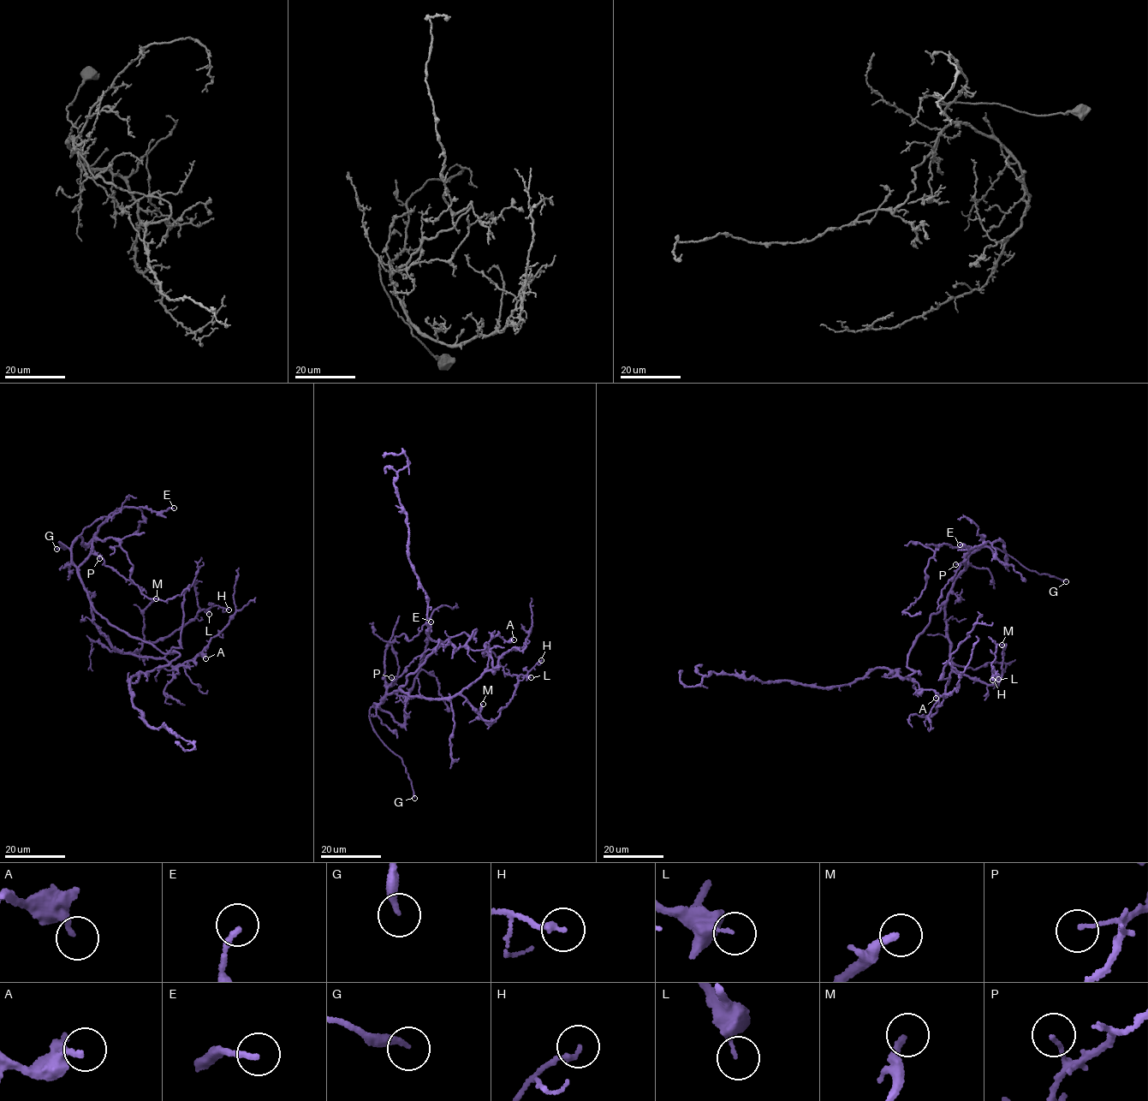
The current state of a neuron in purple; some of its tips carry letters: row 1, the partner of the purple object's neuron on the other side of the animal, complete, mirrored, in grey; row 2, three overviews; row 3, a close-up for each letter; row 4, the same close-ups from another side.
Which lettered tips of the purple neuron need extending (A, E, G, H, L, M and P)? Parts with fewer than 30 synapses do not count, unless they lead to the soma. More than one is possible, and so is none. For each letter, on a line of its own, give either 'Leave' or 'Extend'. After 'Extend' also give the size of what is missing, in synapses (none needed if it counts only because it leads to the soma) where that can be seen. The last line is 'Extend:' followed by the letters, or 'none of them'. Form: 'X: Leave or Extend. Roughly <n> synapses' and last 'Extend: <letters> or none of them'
A: Leave
E: Leave
G: Extend
H: Leave
L: Leave
M: Leave
P: Leave
Extend: G

